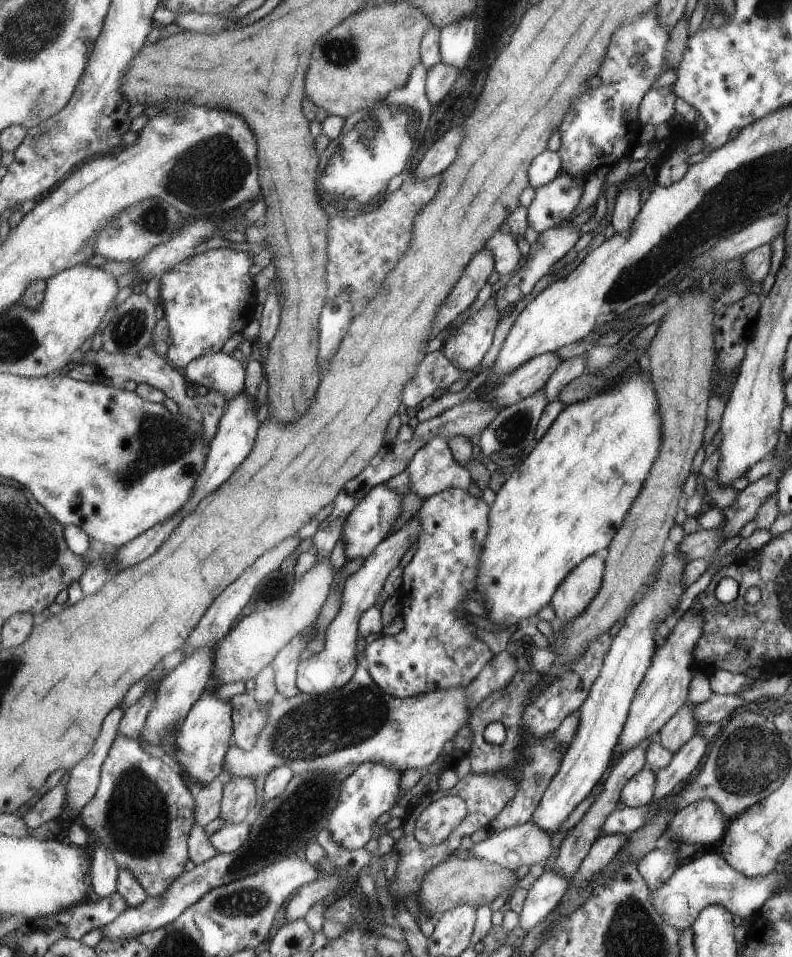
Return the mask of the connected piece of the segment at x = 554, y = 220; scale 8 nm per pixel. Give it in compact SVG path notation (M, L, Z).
M558 172L547 184L534 189L534 197L527 207L527 224L538 234L550 227L556 227L577 206L584 180L569 173Z

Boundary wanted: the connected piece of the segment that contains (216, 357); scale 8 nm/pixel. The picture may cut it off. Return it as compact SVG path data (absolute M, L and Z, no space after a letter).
M220 350L191 360L181 371L187 384L217 390L226 402L243 391L244 369L231 354L224 354Z

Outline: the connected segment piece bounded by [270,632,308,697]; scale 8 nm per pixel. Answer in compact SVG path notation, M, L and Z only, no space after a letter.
M298 632L270 662L274 670L277 696L292 697L299 692L295 684L296 668L302 656L304 656L303 648L305 648L307 642L308 636Z

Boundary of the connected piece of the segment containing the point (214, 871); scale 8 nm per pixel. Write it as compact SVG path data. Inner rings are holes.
M331 771L292 773L286 787L270 801L263 803L241 847L230 853L217 853L187 872L182 872L161 895L146 896L141 904L129 907L119 918L104 926L102 939L127 940L165 926L212 888L254 875L289 855L303 858L307 842L326 828L332 809L338 806L341 784L341 781L333 779Z

